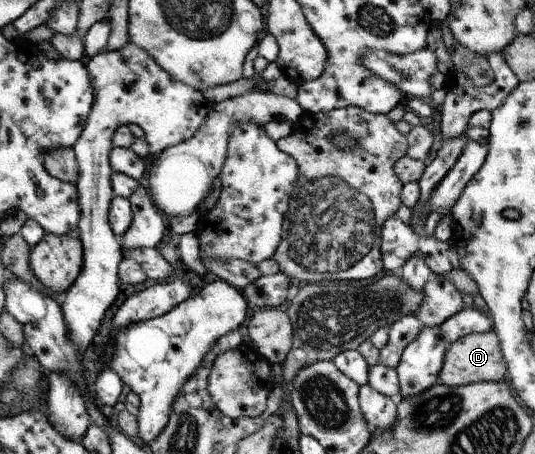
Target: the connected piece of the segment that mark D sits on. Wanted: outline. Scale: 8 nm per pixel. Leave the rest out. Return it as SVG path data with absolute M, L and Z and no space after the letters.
M488 330L488 332L472 332L449 344L445 350L439 377L444 385L456 387L474 382L498 382L507 379L507 370L498 335L494 330Z

